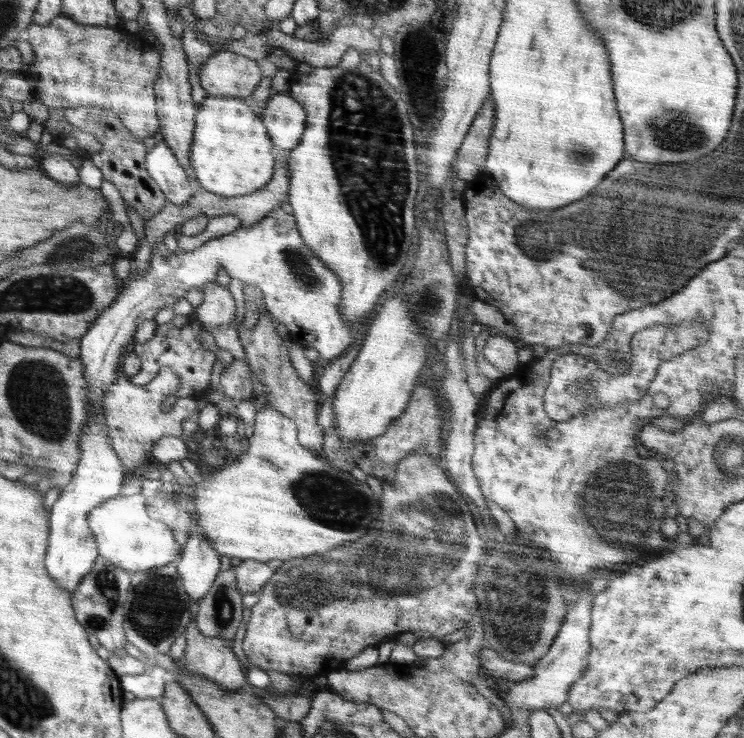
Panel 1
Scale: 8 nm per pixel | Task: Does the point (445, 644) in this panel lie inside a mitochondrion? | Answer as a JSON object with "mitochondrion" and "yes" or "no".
{"mitochondrion":"no"}

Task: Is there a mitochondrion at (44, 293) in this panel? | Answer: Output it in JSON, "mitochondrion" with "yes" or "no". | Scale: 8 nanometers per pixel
{"mitochondrion":"yes"}

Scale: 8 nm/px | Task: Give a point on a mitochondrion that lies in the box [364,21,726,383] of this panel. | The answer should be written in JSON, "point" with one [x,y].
{"point":[675,132]}

